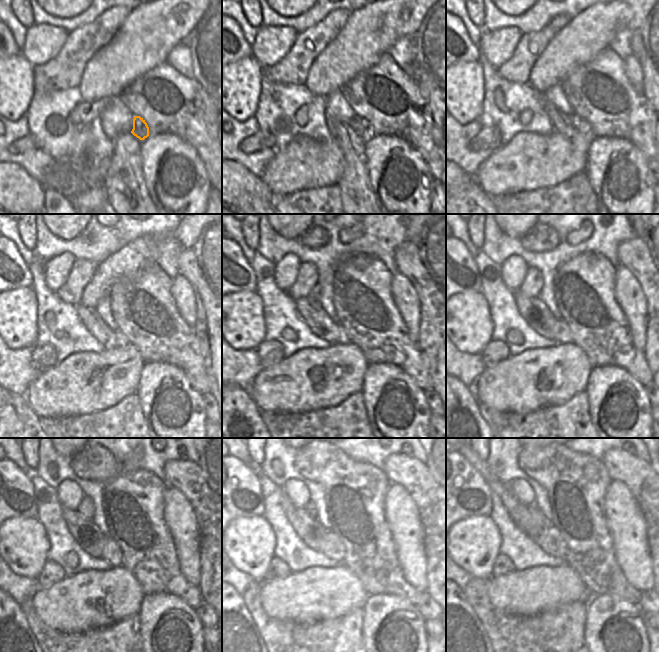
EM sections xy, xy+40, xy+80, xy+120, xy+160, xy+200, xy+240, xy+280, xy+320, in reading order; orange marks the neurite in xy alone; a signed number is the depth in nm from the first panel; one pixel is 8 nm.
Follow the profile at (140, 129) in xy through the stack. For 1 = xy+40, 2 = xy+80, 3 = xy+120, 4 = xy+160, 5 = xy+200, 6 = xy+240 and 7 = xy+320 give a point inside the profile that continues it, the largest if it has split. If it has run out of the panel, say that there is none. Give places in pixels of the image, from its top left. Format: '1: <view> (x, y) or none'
1: xy+40 (360, 125)
2: xy+80 (529, 161)
3: xy+120 (85, 382)
4: xy+160 (311, 379)
5: xy+200 (539, 377)
6: xy+240 (90, 599)
7: xy+320 (528, 592)

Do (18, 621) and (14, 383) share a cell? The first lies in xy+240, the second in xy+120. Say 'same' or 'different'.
different

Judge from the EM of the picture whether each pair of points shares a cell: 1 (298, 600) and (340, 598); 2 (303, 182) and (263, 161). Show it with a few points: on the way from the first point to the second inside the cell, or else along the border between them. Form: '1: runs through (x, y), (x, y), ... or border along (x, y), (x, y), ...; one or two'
1: runs through (308, 599), (330, 599); one
2: border along (277, 150), (260, 177); two

